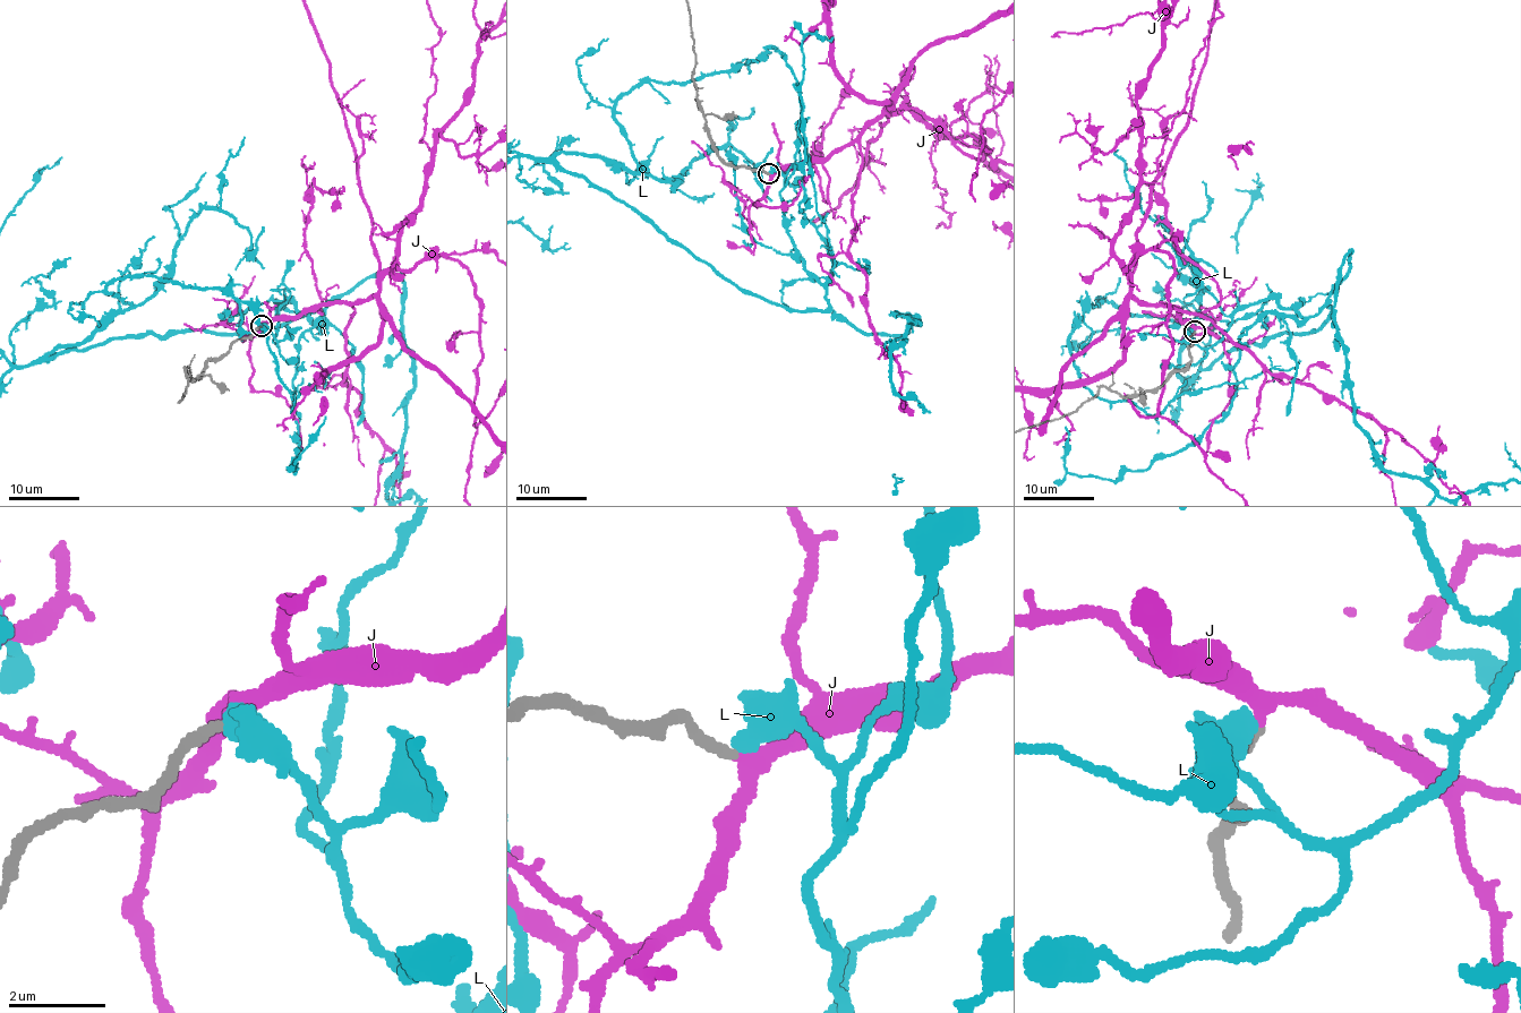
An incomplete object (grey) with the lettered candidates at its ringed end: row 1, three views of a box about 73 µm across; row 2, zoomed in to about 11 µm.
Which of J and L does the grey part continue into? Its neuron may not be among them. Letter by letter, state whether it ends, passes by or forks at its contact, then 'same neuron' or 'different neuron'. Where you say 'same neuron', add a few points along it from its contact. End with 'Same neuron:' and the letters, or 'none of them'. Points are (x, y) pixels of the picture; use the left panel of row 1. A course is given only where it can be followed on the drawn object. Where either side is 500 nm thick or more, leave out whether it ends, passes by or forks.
J: it passes by; same neuron
L: different neuron
Same neuron: J

